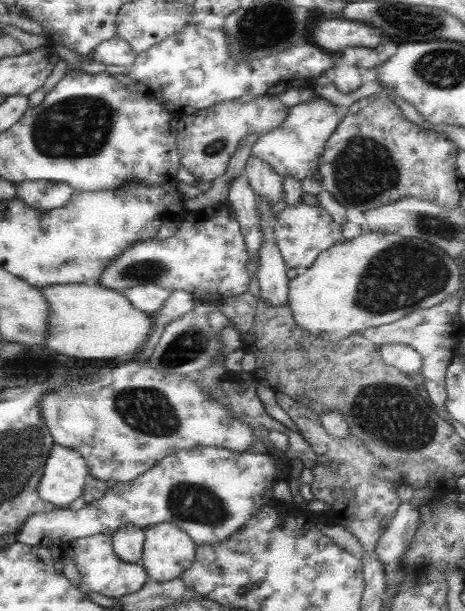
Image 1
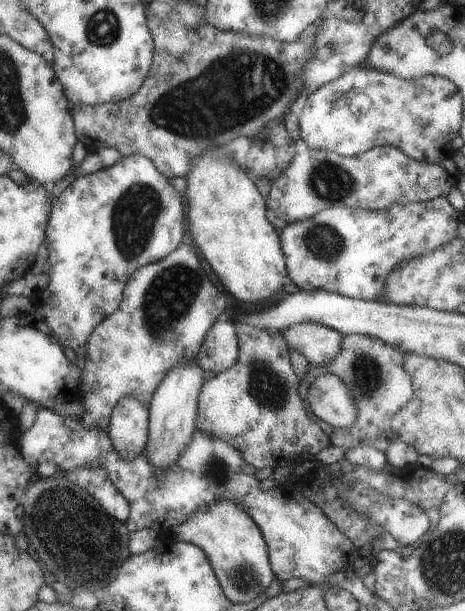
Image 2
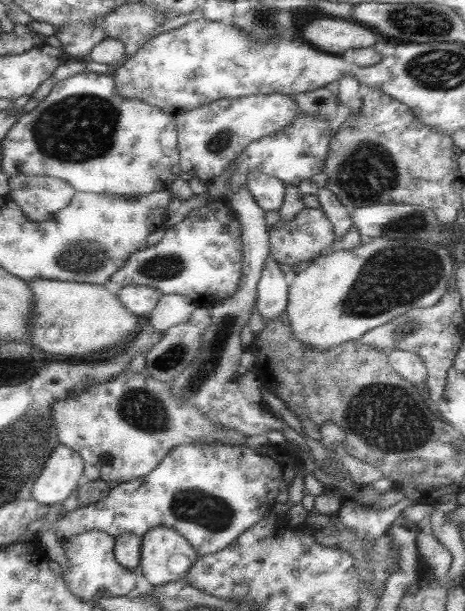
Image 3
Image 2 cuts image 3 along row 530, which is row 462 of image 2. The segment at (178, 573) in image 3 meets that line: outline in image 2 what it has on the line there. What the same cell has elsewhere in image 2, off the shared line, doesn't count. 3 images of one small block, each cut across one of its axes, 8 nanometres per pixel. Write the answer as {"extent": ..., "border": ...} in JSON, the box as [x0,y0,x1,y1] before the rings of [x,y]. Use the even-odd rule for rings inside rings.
{"extent":[144,358,203,473],"border":[[[193,358],[191,361],[170,368],[153,391],[147,404],[148,423],[144,457],[157,473],[176,463],[180,454],[188,446],[191,434],[196,430],[196,398],[203,378],[200,369],[194,368],[192,361]]]}

